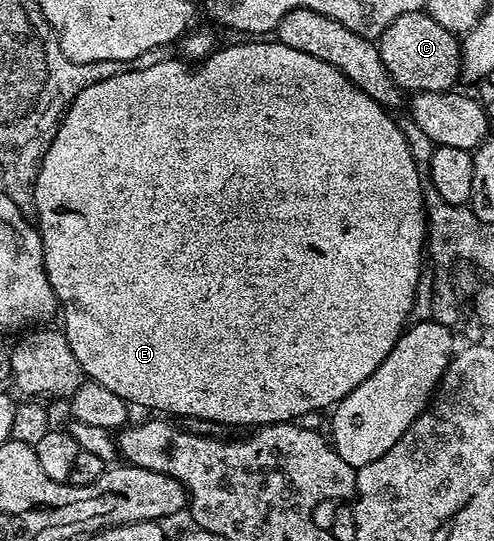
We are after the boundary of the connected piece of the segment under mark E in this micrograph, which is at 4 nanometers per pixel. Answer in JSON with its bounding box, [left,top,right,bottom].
[34,42,426,426]

